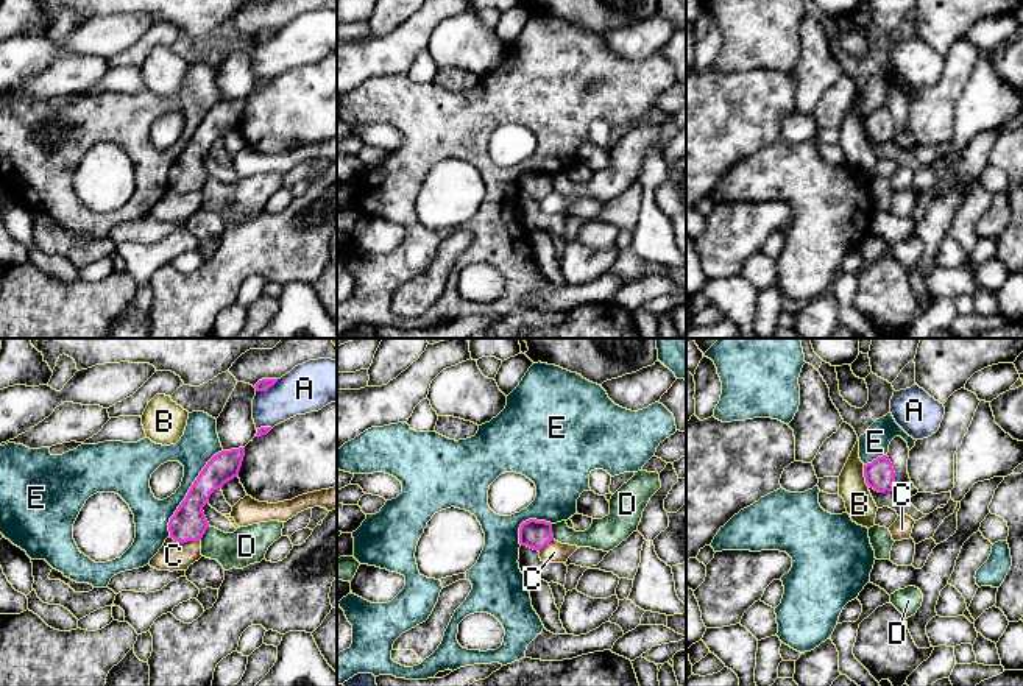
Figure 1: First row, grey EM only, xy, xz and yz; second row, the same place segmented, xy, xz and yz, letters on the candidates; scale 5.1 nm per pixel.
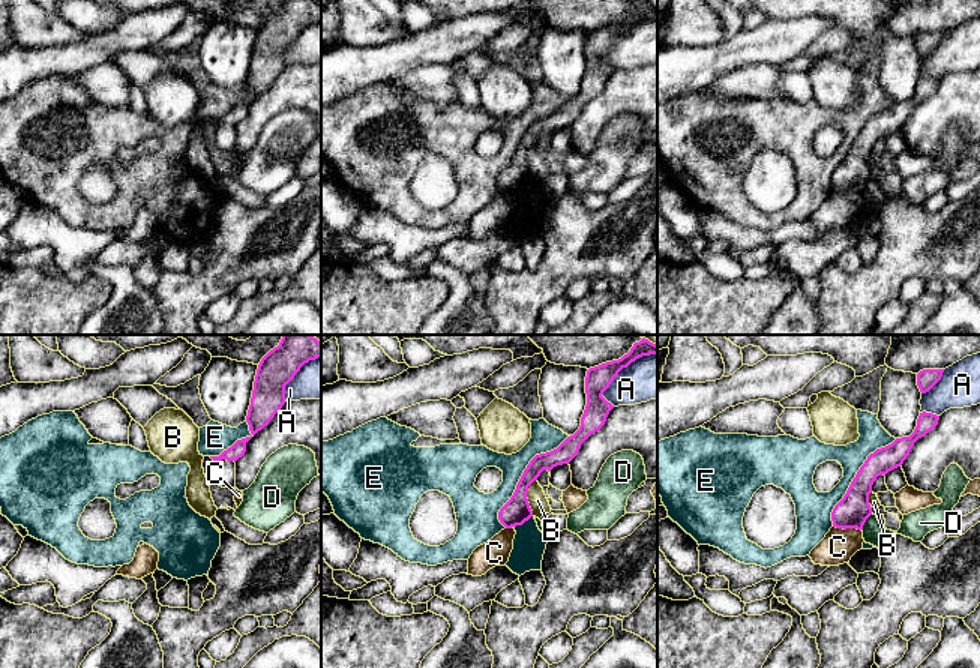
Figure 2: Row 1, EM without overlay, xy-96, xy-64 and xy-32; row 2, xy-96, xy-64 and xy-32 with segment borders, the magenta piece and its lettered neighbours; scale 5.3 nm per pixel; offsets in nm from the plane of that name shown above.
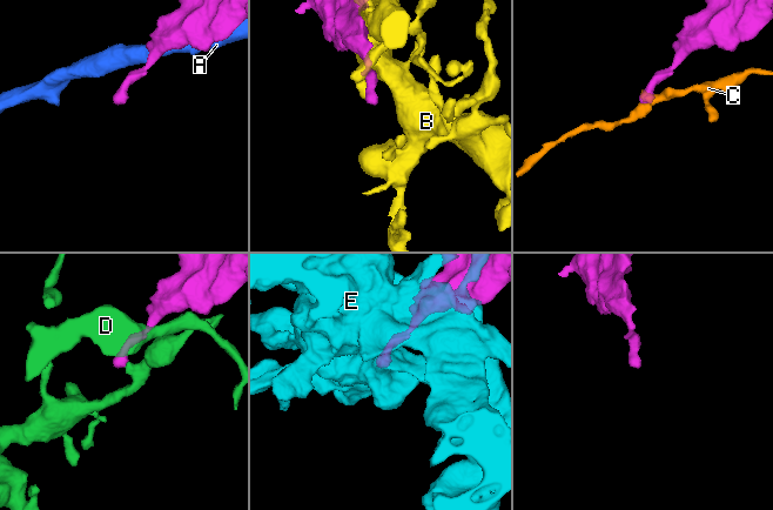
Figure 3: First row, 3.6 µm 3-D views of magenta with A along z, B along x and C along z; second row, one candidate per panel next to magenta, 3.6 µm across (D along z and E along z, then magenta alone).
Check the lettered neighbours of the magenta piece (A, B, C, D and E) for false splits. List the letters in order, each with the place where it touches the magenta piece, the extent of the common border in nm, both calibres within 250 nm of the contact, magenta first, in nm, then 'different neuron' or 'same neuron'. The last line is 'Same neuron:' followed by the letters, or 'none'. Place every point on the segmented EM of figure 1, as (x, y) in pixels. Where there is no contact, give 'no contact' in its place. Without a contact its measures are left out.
A: xy (267, 388) | 140 nm | 60/260 nm | different neuron
B: yz (864, 476) | 120 nm | 150/150 nm | different neuron
C: xy (184, 541) | 170 nm | 180/150 nm | different neuron
D: xz (551, 532) | 80 nm | 150/140 nm | different neuron
E: xy (189, 491) | 550 nm | 180/190 nm | different neuron
Same neuron: none

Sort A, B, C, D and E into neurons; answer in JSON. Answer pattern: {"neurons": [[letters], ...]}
{"neurons": [["A"], ["B"], ["C"], ["D"], ["E"]]}

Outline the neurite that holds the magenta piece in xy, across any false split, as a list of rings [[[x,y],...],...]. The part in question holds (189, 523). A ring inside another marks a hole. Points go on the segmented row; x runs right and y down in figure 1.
[[[245,447],[221,451],[215,454],[203,468],[186,499],[170,518],[170,538],[178,543],[200,541],[206,533],[209,522],[203,507],[209,502],[211,494],[239,476]]]

